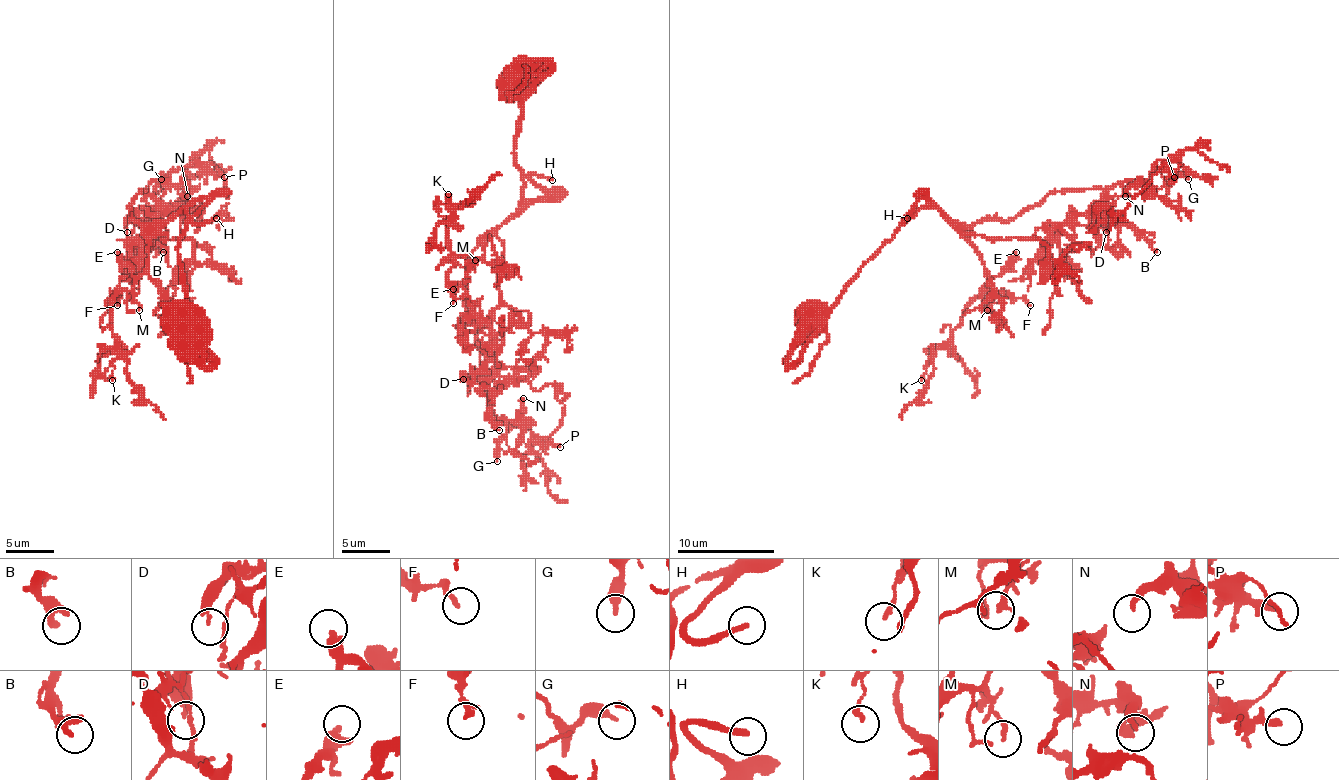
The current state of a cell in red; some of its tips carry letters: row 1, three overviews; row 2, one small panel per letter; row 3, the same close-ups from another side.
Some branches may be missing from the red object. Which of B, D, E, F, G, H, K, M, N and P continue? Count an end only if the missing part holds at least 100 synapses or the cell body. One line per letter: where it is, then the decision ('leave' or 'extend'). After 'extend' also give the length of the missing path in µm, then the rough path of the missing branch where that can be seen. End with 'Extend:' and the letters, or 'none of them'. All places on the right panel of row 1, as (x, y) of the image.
B: at (1157, 252); leave
D: at (1106, 232); leave
E: at (1016, 252); leave
F: at (1030, 305); leave
G: at (1188, 179); leave
H: at (907, 218); extend; about 60 µm are missing; missing branch runs (907, 218), (1011, 128), (1001, 155), (1043, 133), (1059, 138), (1069, 116), (1098, 101), (1113, 106), (1108, 116)
K: at (921, 380); leave
M: at (987, 310); leave
N: at (1125, 196); leave
P: at (1174, 177); leave
Extend: H

